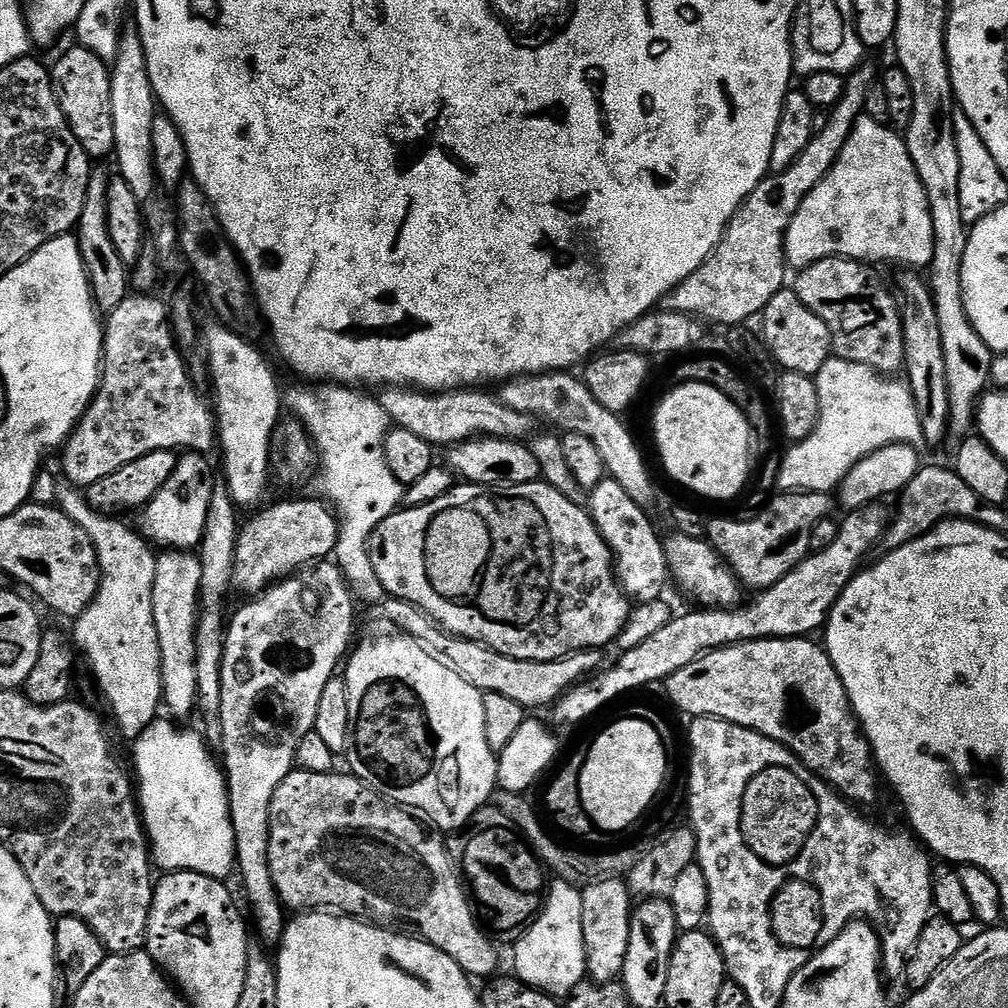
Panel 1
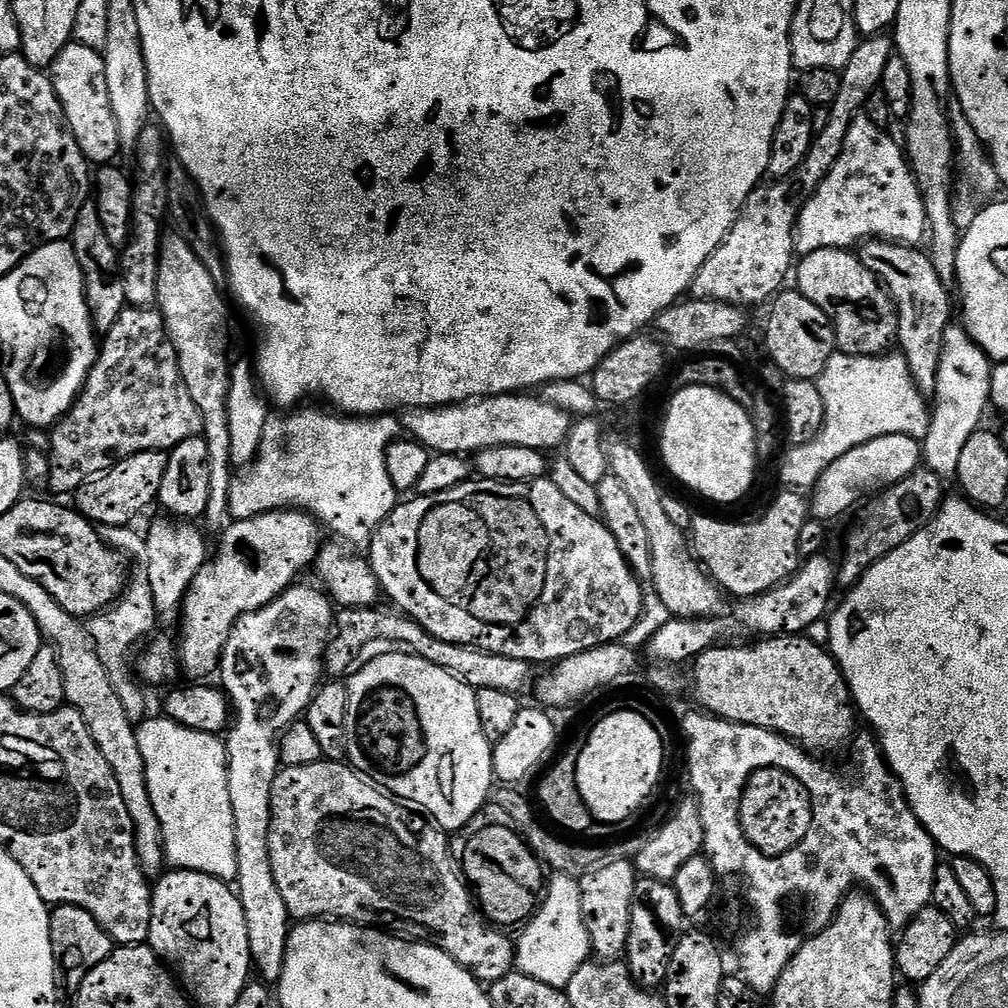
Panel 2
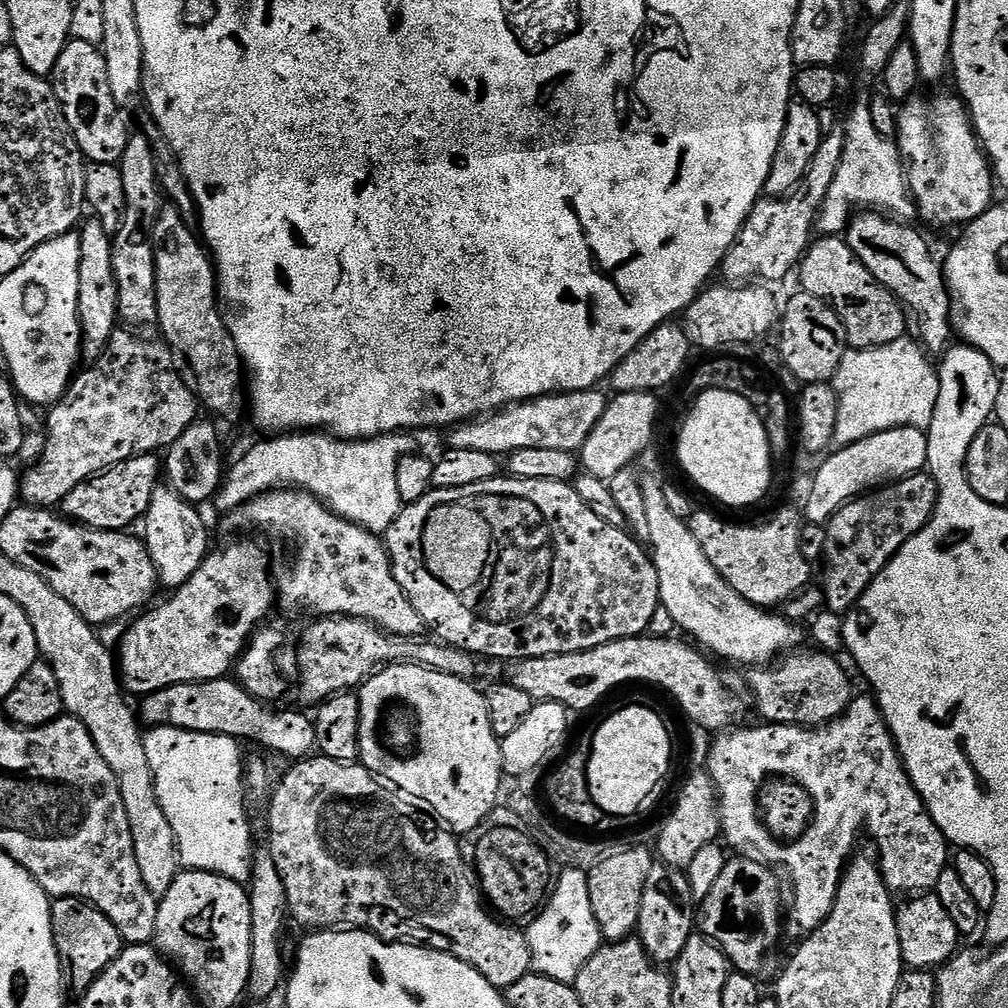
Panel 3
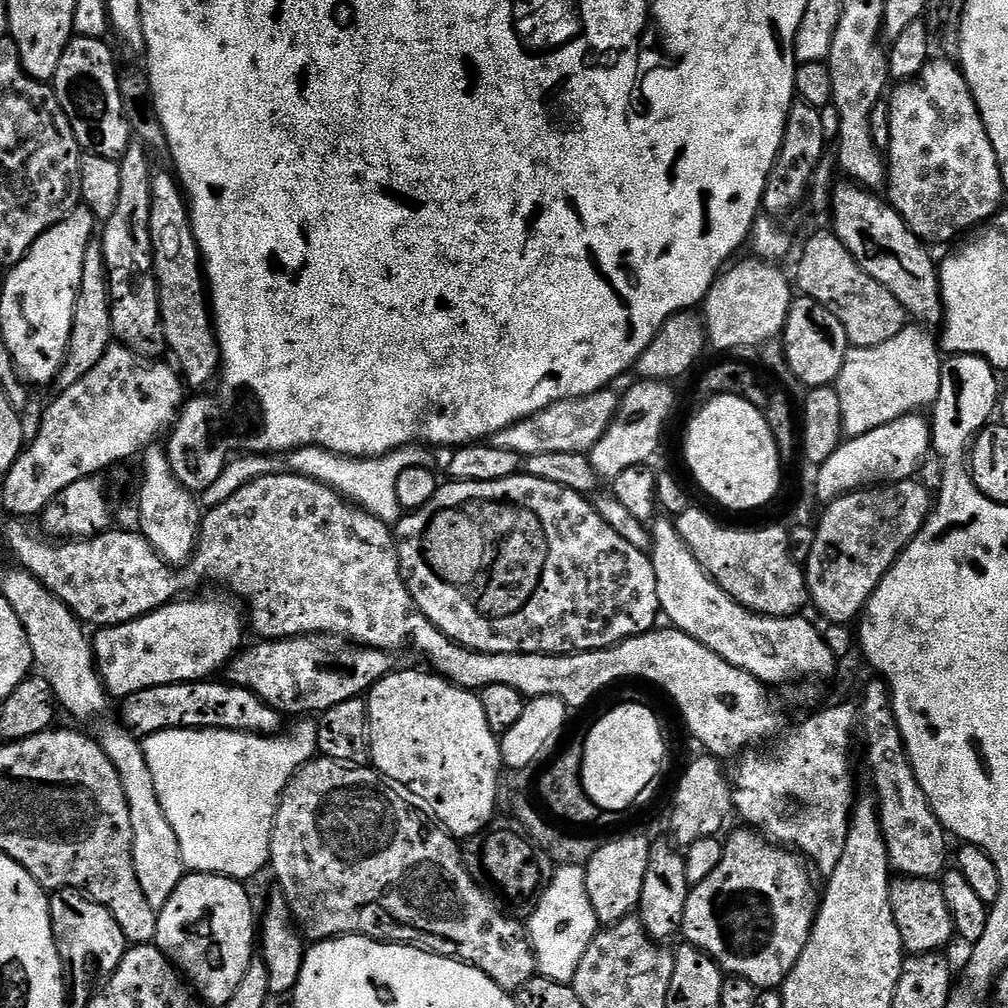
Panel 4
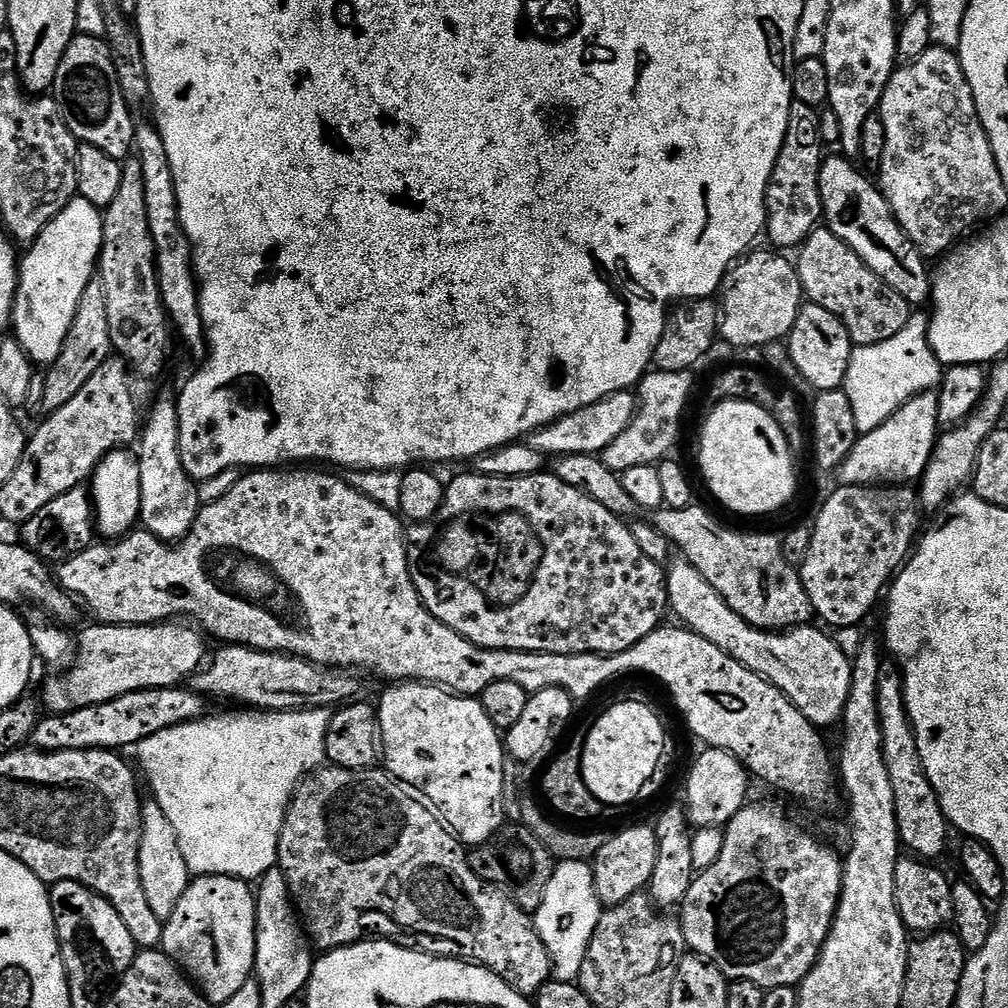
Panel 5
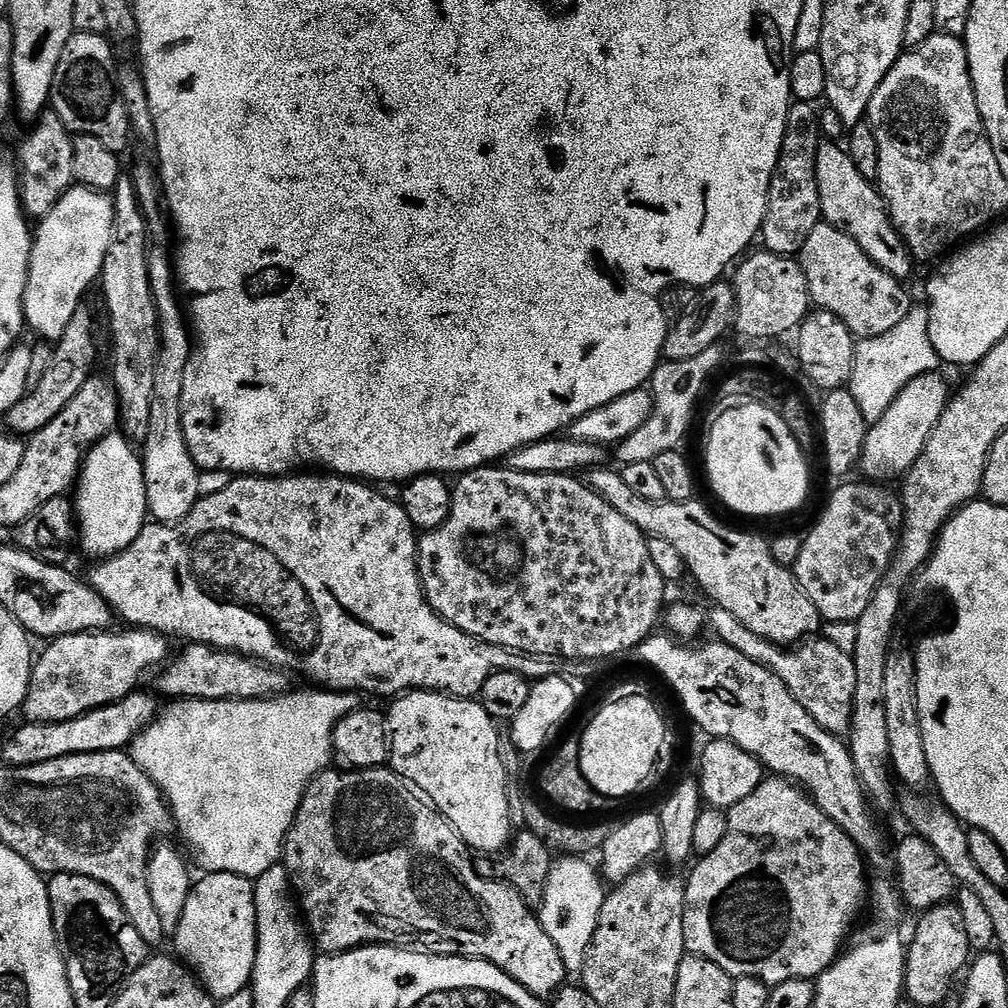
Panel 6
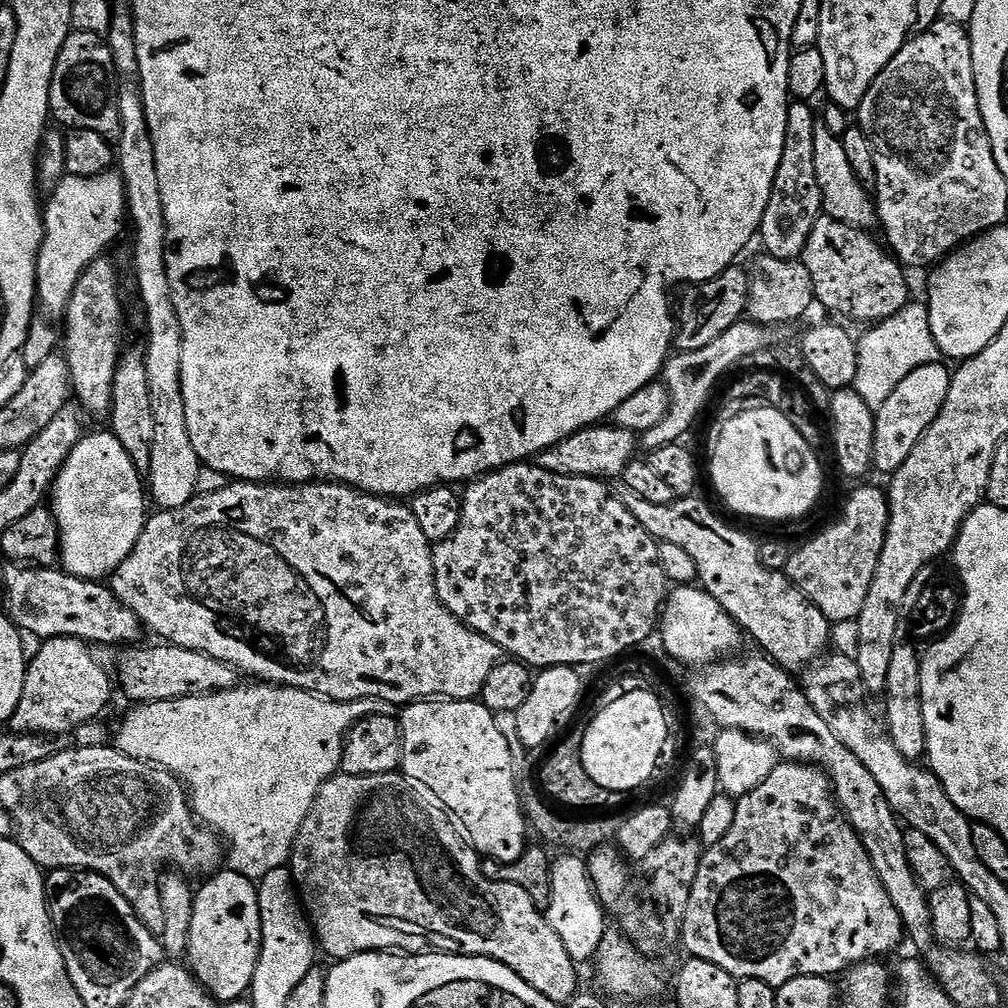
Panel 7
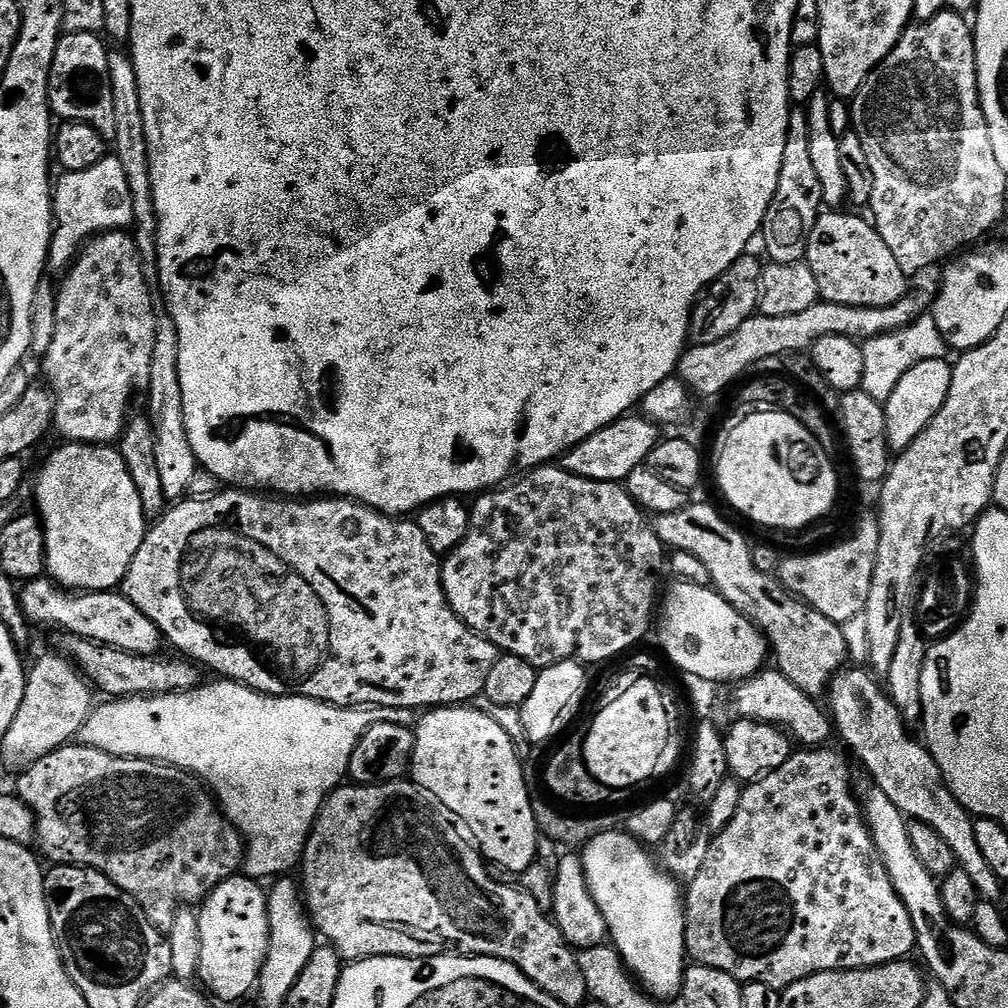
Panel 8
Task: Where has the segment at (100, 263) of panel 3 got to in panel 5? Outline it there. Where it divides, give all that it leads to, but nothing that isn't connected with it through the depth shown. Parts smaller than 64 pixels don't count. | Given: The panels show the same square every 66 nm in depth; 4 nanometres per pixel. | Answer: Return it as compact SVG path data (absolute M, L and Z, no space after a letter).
M93 278L82 290L82 298L78 298L78 310L74 314L74 322L70 322L70 330L66 334L66 342L62 346L62 354L54 363L46 368L45 397L42 398L41 409L45 413L57 412L86 386L90 374L98 371L98 366L113 355L114 349L110 342L110 322L106 315L106 290L99 278Z

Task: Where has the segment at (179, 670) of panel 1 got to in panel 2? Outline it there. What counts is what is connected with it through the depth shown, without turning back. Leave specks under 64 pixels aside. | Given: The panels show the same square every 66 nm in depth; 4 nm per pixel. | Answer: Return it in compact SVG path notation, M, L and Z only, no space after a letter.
M172 518L156 520L146 531L148 558L146 561L146 577L153 590L154 606L157 617L161 621L179 617L180 609L194 582L198 578L198 570L210 559L210 548L204 541L205 533L195 528L192 522L177 522Z

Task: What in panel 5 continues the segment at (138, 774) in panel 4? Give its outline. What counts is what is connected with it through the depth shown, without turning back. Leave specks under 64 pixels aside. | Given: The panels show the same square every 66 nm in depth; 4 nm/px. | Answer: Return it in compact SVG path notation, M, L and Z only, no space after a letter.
M151 798L145 799L142 804L138 874L152 916L159 920L168 920L170 914L174 914L182 894L186 894L190 873L186 866L186 858L182 858L182 846L178 846L178 834L174 834L174 826L170 826L170 818L162 814L162 806L158 806L158 802Z

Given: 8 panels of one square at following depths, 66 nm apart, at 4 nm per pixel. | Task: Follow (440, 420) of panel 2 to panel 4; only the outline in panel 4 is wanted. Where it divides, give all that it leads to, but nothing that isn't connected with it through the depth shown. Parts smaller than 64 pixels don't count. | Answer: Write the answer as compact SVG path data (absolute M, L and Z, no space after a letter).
M606 387L601 392L589 396L554 402L546 406L546 410L525 420L519 420L514 426L502 430L497 436L491 437L490 442L502 450L514 450L514 454L521 458L534 454L591 453L595 444L606 434L610 422L614 422L620 409L621 393L612 391L616 390Z

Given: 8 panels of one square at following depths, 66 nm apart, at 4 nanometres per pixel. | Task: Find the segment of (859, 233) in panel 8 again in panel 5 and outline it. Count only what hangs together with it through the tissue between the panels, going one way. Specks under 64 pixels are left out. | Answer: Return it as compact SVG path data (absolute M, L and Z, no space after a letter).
M827 226L816 227L808 235L808 241L800 245L798 255L796 272L805 297L837 316L846 326L853 345L874 346L886 342L886 338L894 338L912 317L913 305L908 304L902 294L890 290L890 286L886 286L886 282L882 282L882 278L878 278L878 274L874 274L874 270L870 270L870 266L866 266L866 262Z

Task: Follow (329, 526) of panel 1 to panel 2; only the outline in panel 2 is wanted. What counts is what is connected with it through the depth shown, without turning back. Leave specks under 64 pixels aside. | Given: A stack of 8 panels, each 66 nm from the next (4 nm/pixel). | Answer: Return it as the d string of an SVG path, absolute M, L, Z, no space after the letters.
M281 510L279 512L263 512L254 518L232 520L224 529L220 539L220 549L207 564L198 570L198 578L190 586L184 603L180 609L180 664L184 672L196 682L203 681L208 675L215 673L220 667L220 658L224 655L224 647L238 621L246 614L264 608L278 599L284 591L297 583L299 572L313 567L316 557L320 555L322 539L321 525L315 516L303 510Z

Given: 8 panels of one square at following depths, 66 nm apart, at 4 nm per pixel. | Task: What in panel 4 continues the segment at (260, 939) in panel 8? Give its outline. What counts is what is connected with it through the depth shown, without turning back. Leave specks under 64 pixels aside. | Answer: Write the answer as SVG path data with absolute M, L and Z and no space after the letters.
M192 872L184 875L182 882L178 882L178 890L174 890L174 894L170 896L170 902L166 902L166 906L158 910L154 943L187 977L205 1005L228 1005L230 998L234 998L234 990L238 990L238 982L242 982L254 958L252 943L254 946L258 940L258 916L252 913L252 900L244 888L247 887L241 881L232 880L228 876Z

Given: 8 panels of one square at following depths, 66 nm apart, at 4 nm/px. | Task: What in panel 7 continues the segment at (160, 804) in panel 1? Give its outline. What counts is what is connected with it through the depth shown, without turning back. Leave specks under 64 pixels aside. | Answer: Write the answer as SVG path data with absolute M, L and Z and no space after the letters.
M256 682L251 686L253 688L237 686L225 692L211 692L208 696L182 698L170 702L154 702L153 704L133 707L131 709L133 712L121 722L120 729L114 732L114 744L130 758L145 761L157 768L164 768L173 776L179 776L186 785L196 819L227 841L227 867L231 871L242 874L250 881L258 882L266 874L270 874L270 870L283 868L291 861L292 847L295 846L298 834L302 830L302 822L306 822L306 814L310 814L310 806L314 806L314 798L318 798L318 790L322 790L322 786L331 776L340 772L342 750L344 749L344 740L348 737L348 731L364 716L396 716L398 708L397 705L390 702L369 699L351 700L344 704L340 700L326 700L322 696L316 696L313 692L303 692L297 688L281 688L263 682Z

